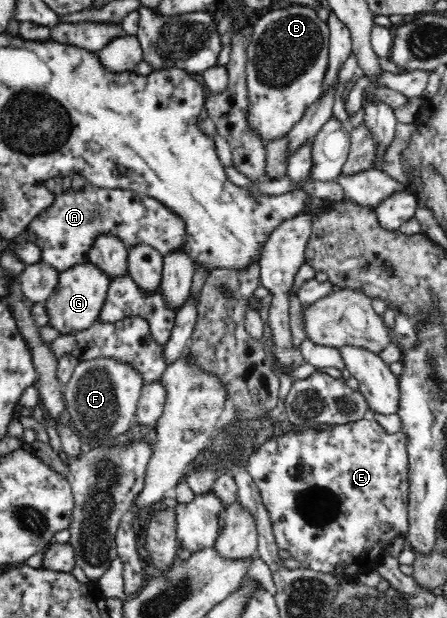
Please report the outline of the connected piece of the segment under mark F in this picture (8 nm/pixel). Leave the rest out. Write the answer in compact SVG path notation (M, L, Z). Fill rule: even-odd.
M113 359L81 361L63 391L66 420L91 449L104 448L133 428L143 386L141 375L127 363Z

